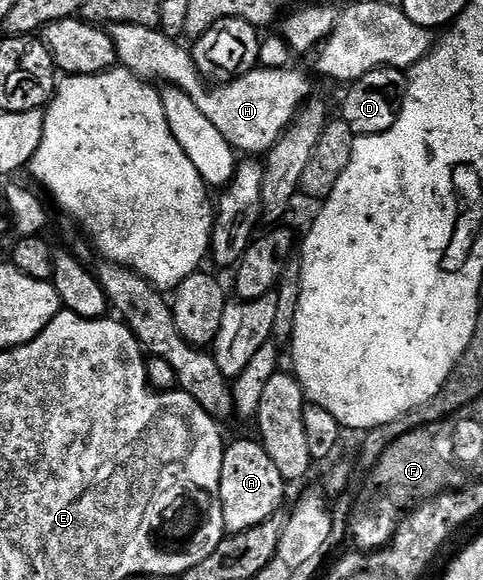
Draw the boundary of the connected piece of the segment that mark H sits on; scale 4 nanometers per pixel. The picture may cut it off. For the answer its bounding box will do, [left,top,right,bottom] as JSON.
[111,23,311,157]

